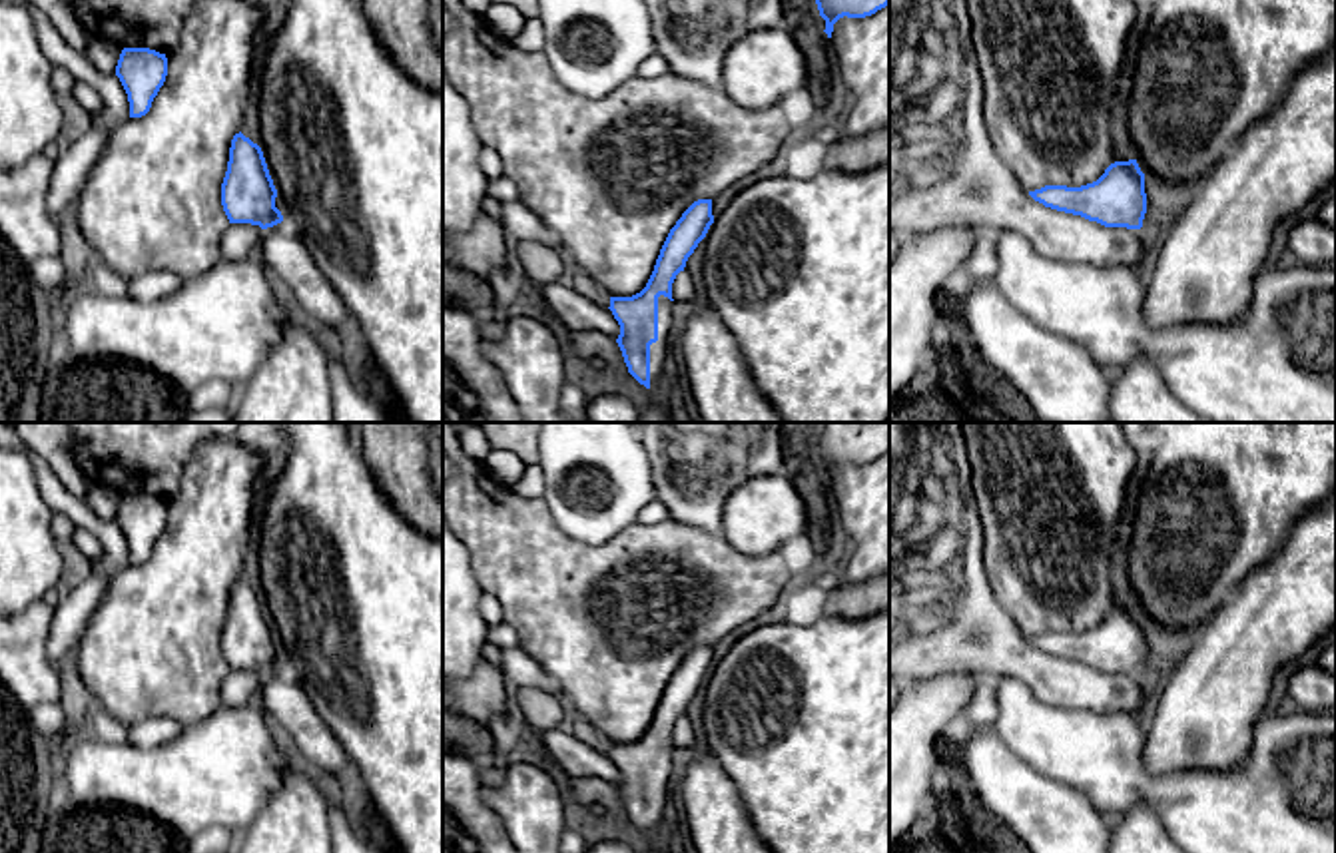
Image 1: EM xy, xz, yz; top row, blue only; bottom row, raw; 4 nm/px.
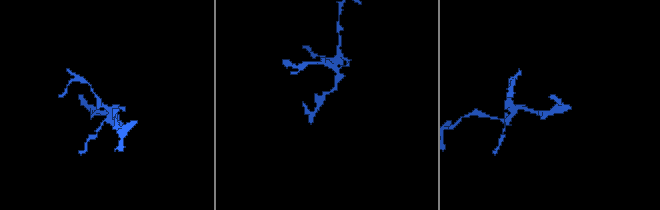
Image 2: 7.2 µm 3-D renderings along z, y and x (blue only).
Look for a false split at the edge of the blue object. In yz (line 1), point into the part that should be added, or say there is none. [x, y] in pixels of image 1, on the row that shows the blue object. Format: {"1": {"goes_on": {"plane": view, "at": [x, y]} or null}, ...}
{"1": {"goes_on": null}}

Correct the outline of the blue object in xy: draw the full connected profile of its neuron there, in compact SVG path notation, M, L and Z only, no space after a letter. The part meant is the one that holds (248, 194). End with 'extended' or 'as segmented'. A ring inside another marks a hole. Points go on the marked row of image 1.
M241 132L233 136L227 171L221 183L221 205L229 223L251 223L261 229L283 221L275 207L277 189L263 151Z; as segmented

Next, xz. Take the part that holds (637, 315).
M712 199L694 201L670 229L646 287L632 297L610 297L608 309L620 325L616 343L628 373L650 391L674 355L672 283L712 223Z; extended

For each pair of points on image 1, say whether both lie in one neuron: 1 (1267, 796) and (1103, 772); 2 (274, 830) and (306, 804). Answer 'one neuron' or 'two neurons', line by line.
1: one neuron
2: one neuron

